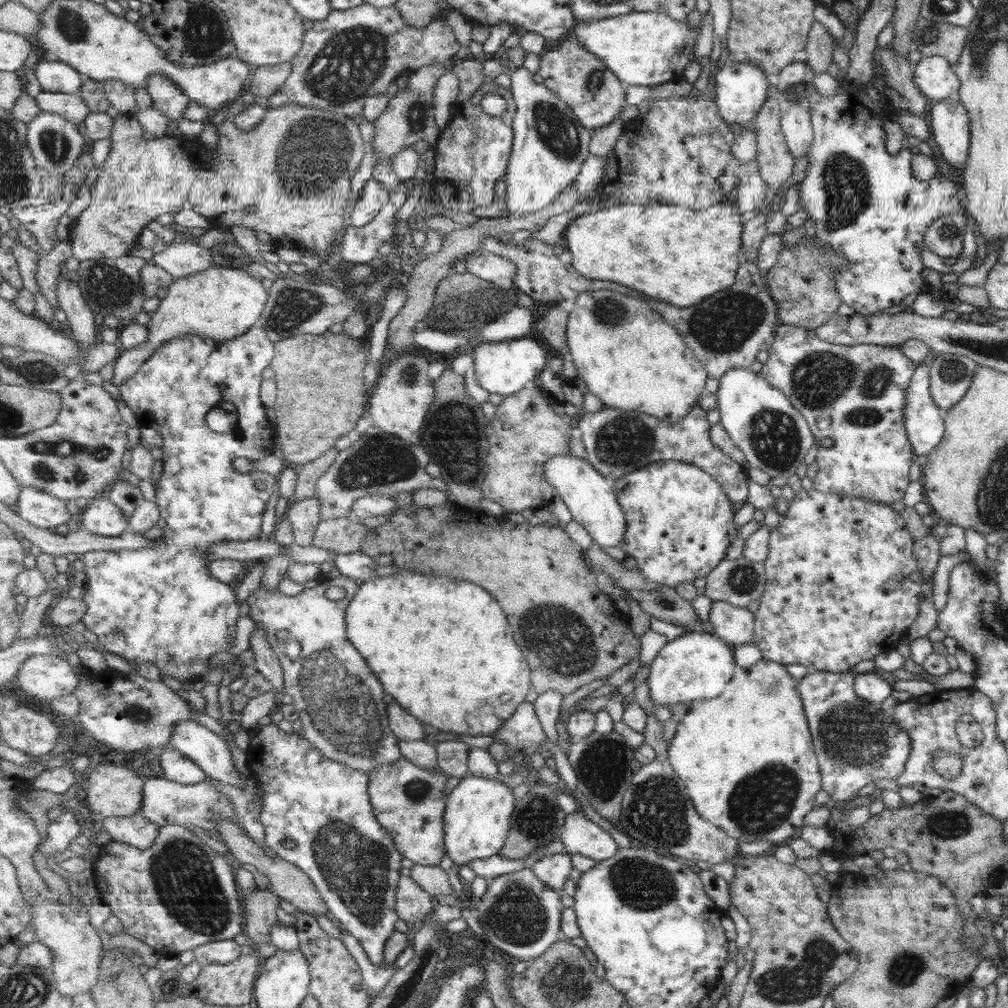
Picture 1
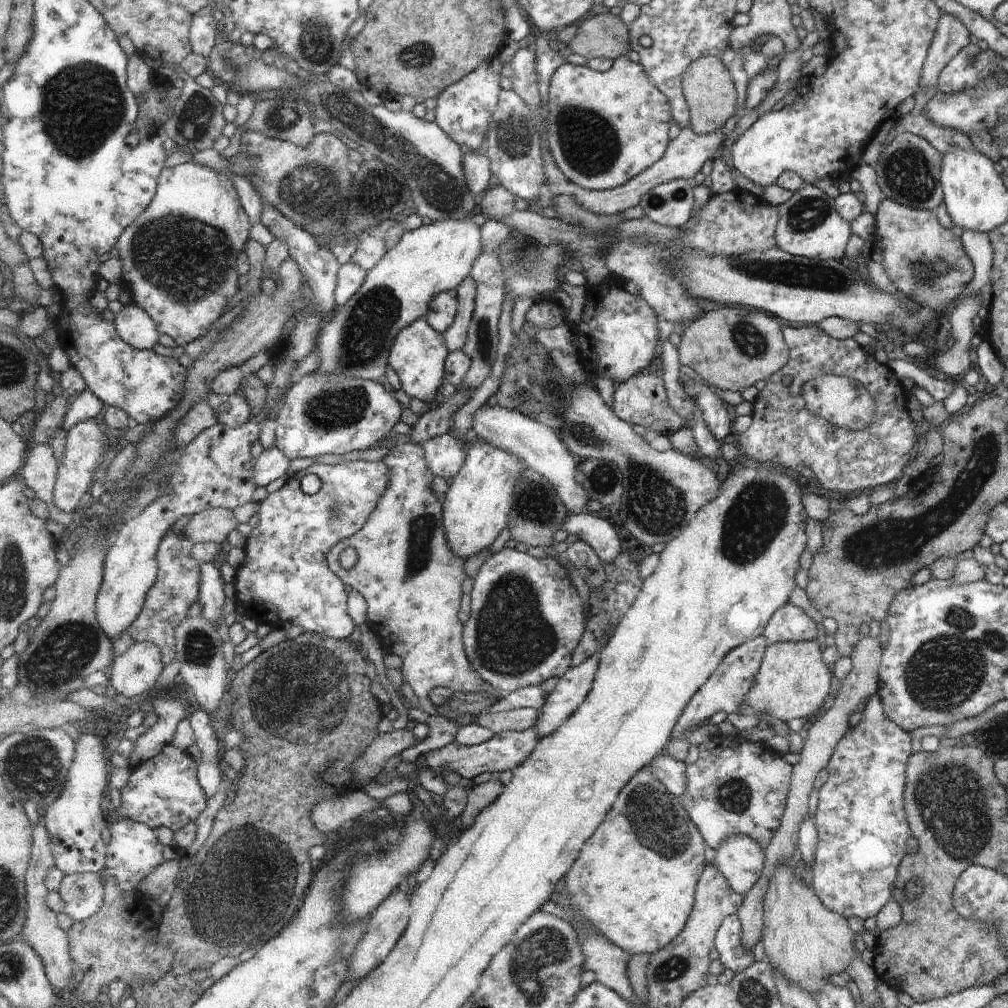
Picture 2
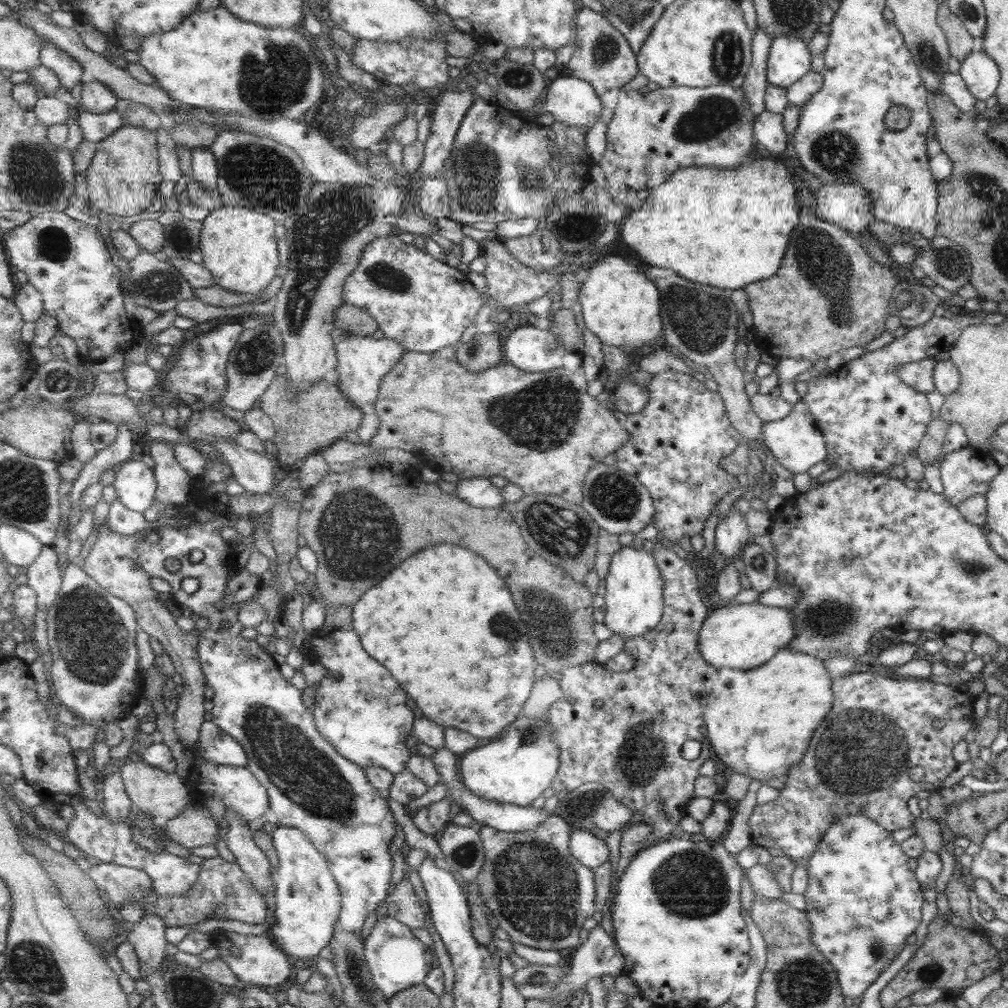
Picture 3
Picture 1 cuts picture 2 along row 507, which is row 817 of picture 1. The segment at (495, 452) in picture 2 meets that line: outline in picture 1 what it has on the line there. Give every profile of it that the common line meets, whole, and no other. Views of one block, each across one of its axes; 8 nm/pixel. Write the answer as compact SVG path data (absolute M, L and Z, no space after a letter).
M469 774L460 780L448 795L444 816L445 850L453 864L461 868L463 865L469 866L469 861L473 861L473 859L486 859L500 854L509 838L509 831L511 831L511 818L517 808L517 799L515 798L517 796L515 796L513 788L503 784L500 777L480 777Z

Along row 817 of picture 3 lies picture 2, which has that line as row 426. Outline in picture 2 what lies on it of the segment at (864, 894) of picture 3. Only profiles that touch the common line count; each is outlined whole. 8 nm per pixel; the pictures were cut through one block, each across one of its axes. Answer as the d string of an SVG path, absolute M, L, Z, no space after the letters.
M825 375L813 378L801 386L800 403L805 405L813 416L827 420L829 424L849 430L865 430L867 424L873 420L873 400L869 392L849 377L841 375Z

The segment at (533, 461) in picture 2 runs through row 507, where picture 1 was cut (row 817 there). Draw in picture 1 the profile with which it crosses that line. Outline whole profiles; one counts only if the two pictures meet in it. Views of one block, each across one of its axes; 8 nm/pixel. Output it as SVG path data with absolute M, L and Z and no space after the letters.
M581 811L567 815L560 836L567 853L583 854L598 862L615 856L620 849L607 830Z

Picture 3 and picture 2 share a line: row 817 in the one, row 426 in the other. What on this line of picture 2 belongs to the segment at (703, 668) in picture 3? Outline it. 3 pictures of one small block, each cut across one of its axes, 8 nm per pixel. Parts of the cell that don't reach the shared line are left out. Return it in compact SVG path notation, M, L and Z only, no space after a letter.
M640 374L627 380L625 384L616 385L615 396L613 397L614 413L627 421L629 424L640 424L646 430L655 430L659 434L670 437L672 434L679 432L685 426L685 418L679 416L667 398L667 388L663 378L655 374Z

